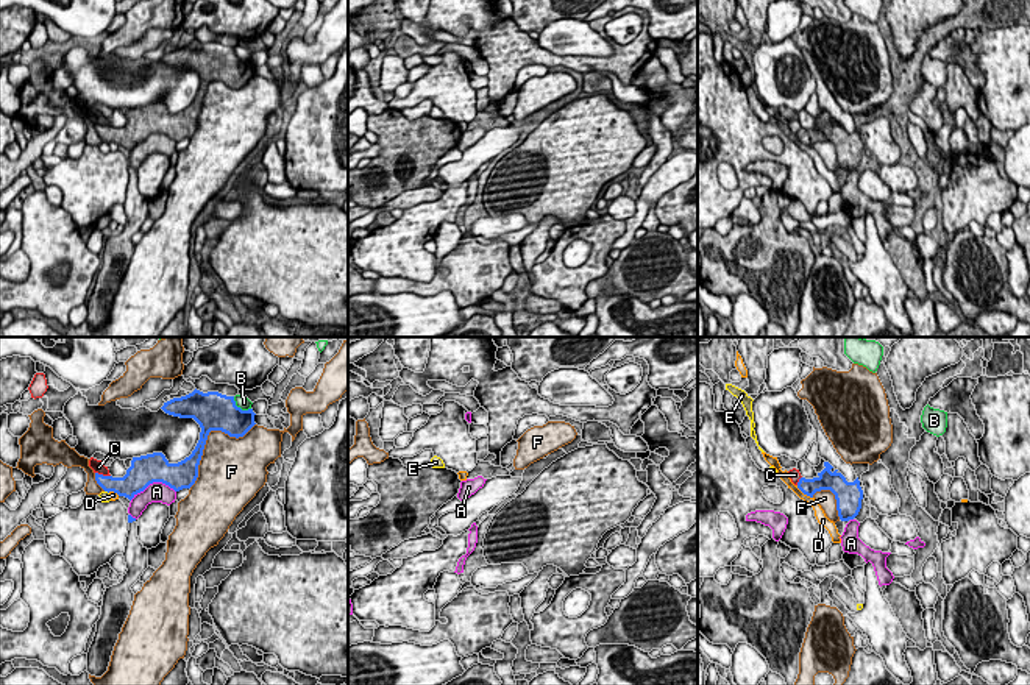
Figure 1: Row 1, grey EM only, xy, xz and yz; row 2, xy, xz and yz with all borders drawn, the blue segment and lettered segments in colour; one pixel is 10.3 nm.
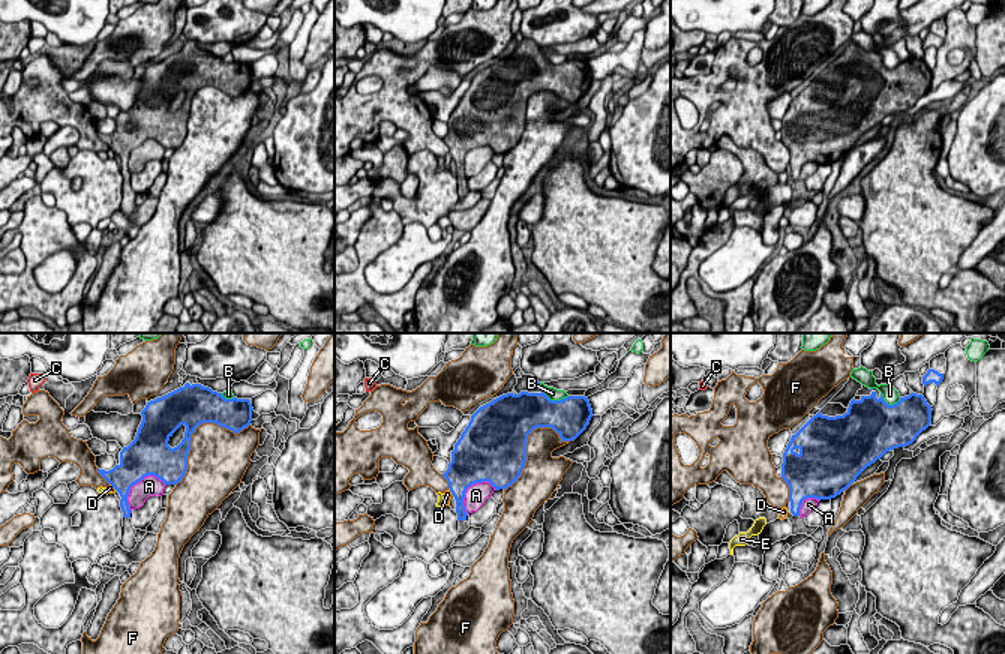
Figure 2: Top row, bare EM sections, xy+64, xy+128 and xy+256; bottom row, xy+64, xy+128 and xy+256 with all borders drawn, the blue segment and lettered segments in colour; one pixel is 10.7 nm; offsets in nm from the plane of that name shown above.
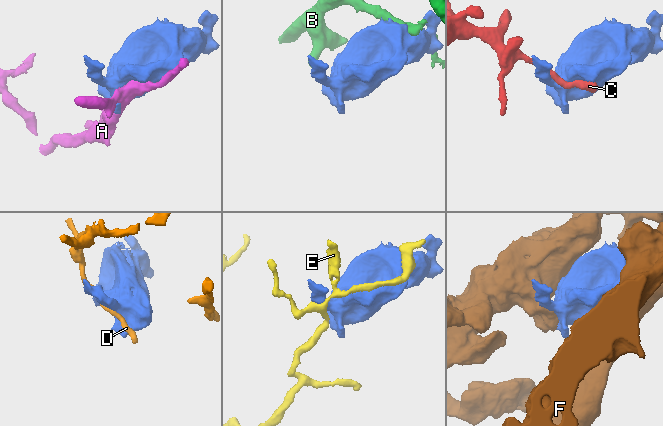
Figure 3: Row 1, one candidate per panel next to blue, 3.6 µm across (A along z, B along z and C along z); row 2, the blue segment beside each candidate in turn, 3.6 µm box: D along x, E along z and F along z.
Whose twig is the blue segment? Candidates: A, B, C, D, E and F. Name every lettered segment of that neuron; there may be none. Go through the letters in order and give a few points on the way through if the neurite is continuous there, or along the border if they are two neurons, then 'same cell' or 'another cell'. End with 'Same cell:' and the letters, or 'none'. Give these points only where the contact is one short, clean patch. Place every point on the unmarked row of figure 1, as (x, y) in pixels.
A: another cell
B: another cell
C: another cell
D: another cell
E: another cell
F: another cell
Same cell: none

